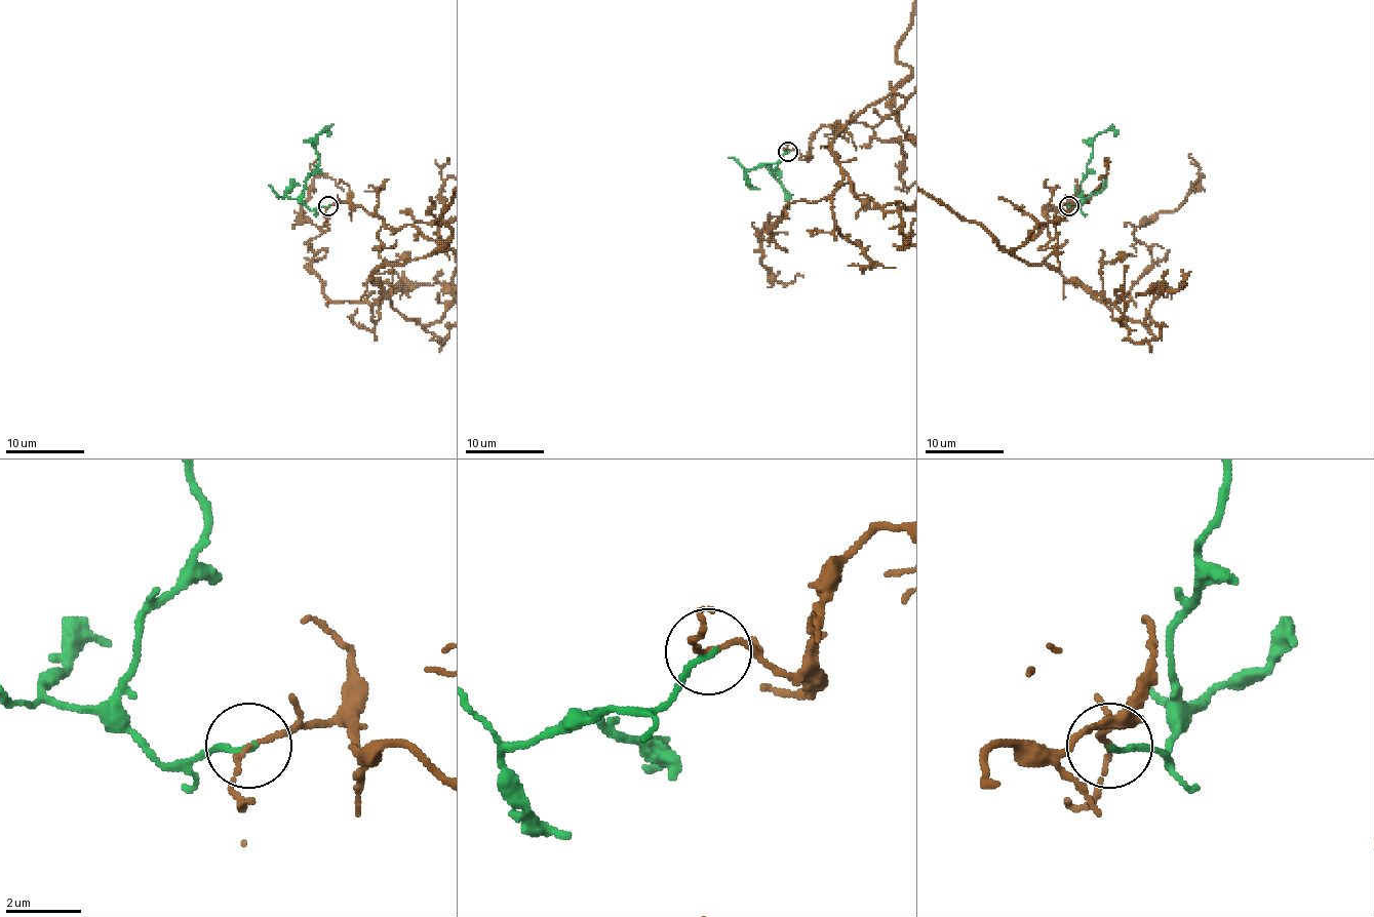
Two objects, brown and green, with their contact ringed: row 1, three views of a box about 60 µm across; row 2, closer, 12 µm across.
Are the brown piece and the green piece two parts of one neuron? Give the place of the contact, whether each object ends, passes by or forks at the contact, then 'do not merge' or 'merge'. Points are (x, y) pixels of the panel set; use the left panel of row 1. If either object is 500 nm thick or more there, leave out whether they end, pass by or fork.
at (327, 206); brown passes by; green ends there; merge

